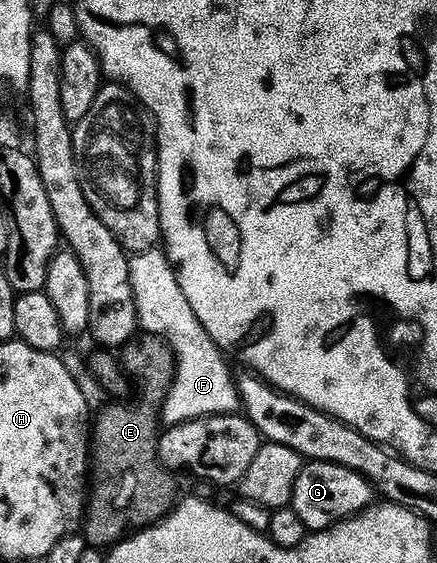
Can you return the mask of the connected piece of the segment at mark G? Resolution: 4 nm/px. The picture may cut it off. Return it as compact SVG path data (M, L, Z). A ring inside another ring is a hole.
M306 462L299 477L295 477L292 509L299 513L306 532L325 531L334 527L342 519L348 519L374 506L375 492L373 486L359 473L334 463Z

